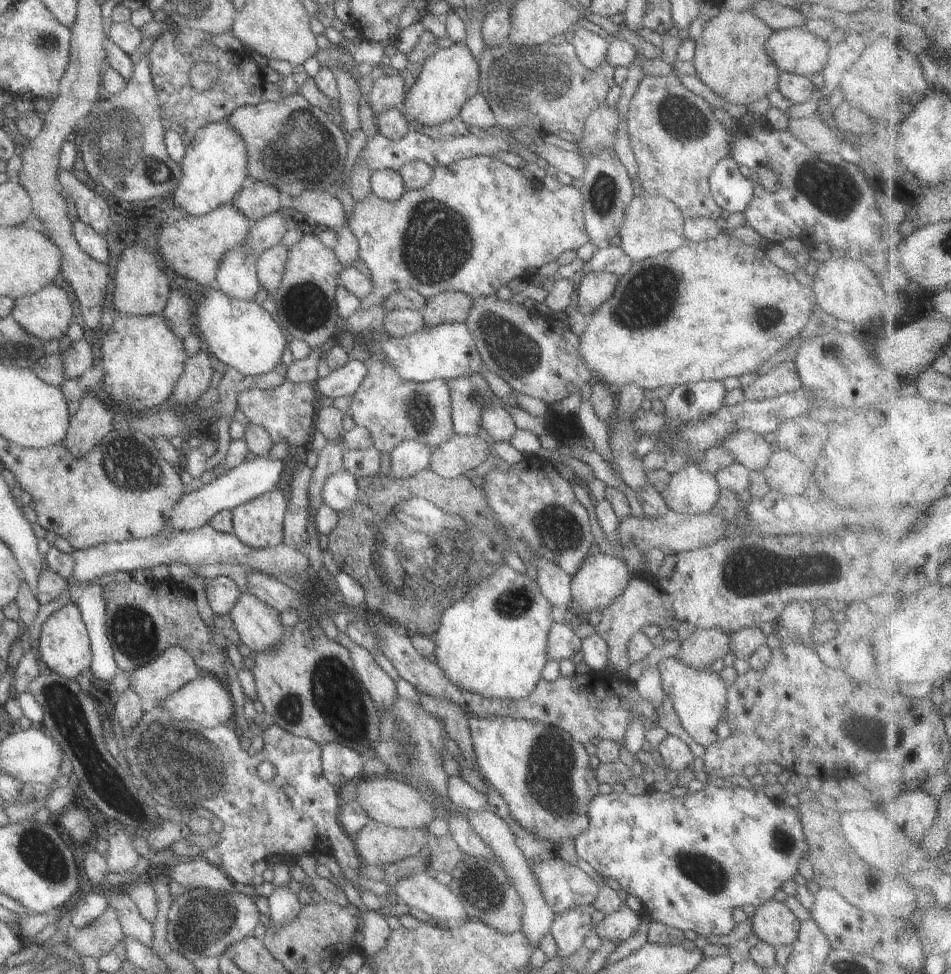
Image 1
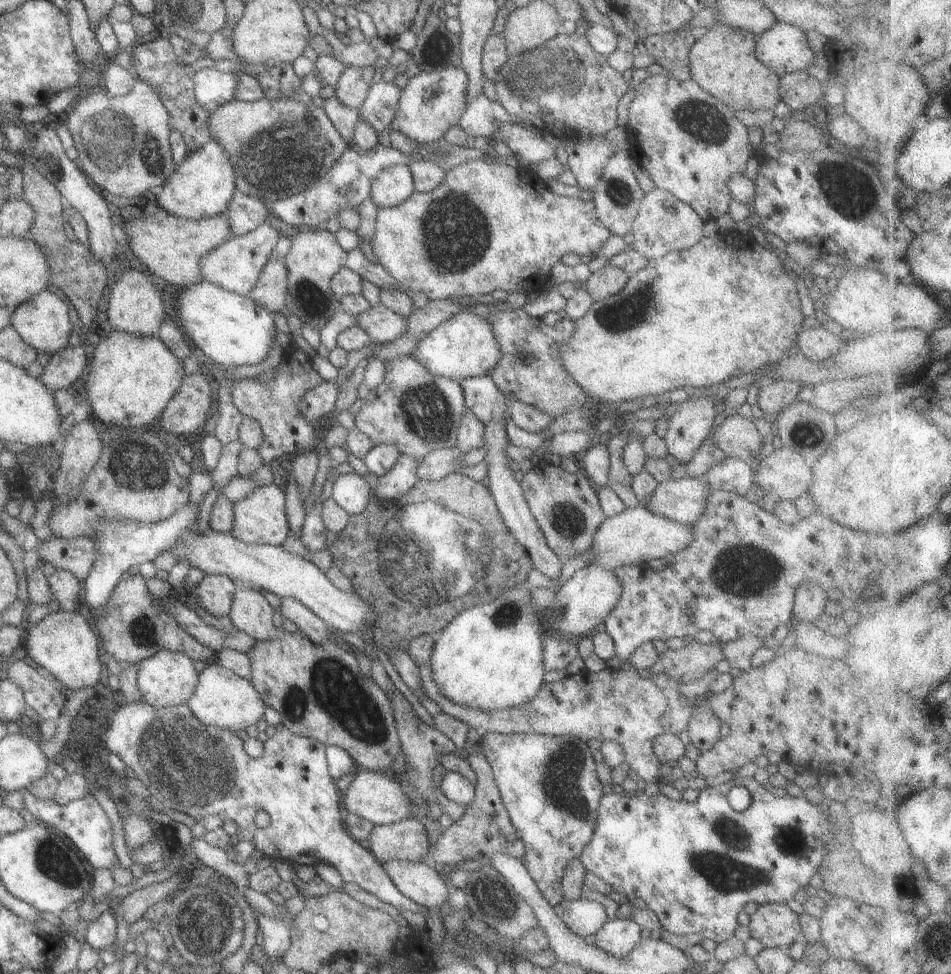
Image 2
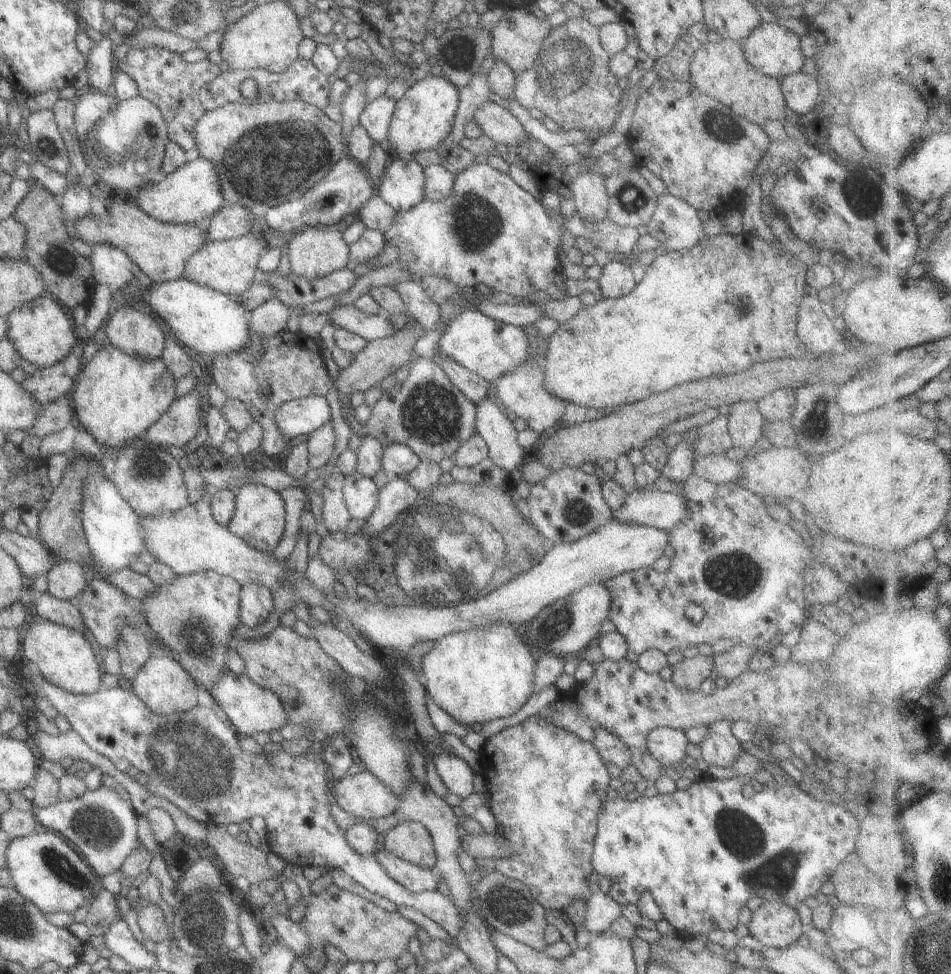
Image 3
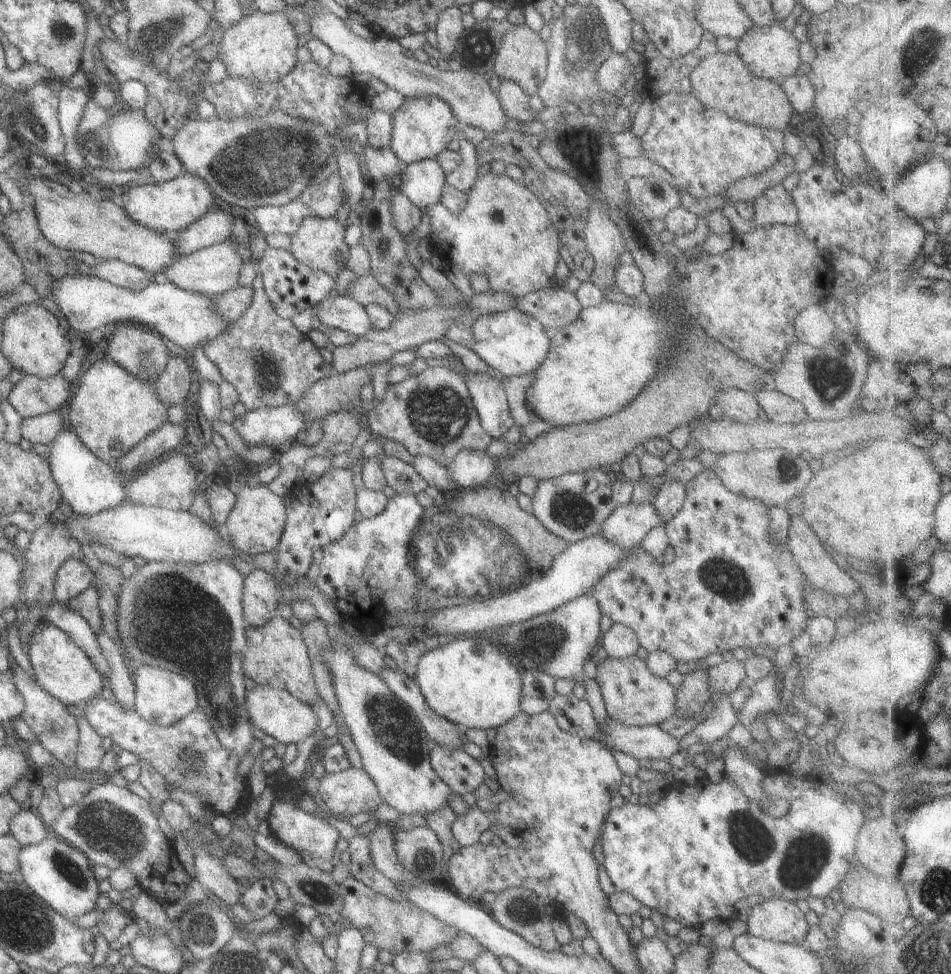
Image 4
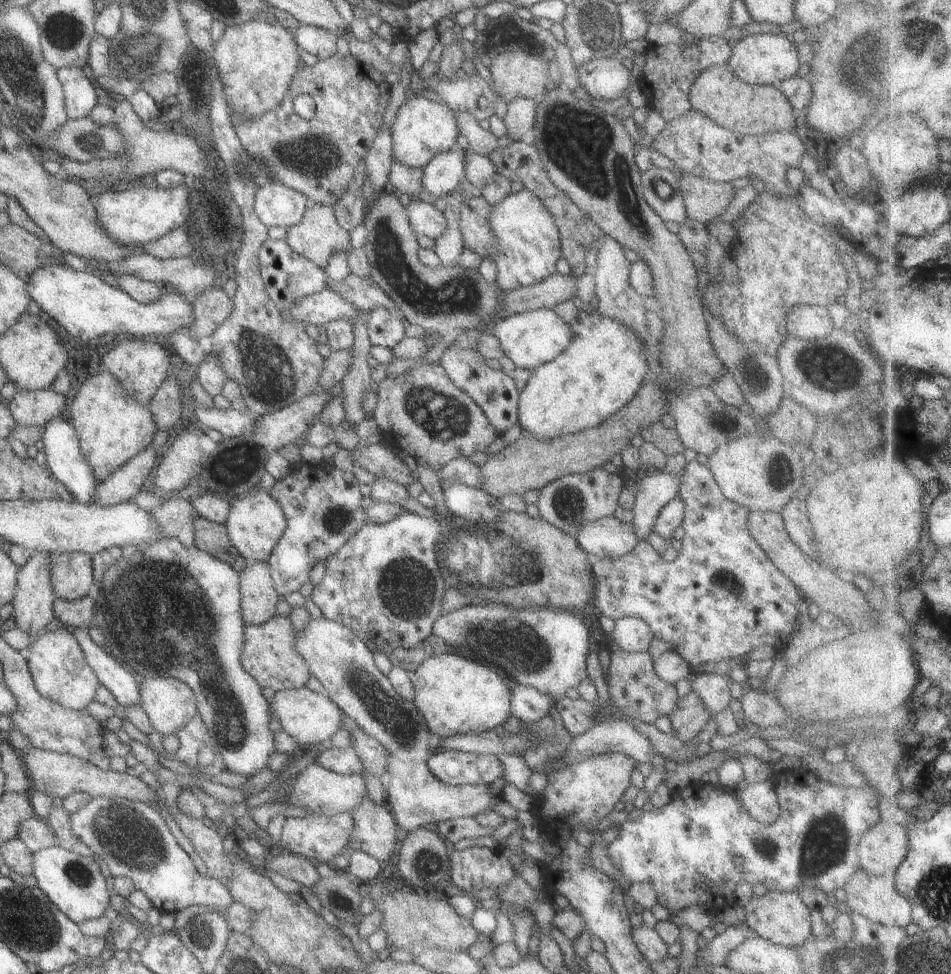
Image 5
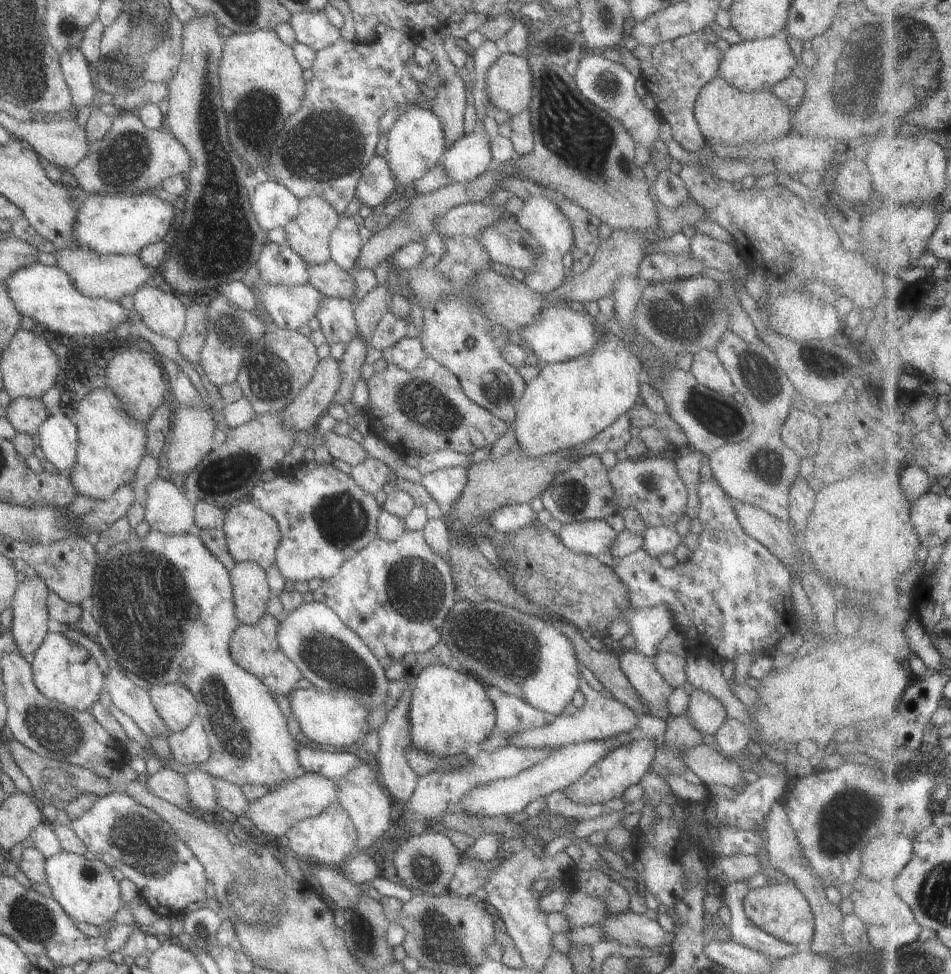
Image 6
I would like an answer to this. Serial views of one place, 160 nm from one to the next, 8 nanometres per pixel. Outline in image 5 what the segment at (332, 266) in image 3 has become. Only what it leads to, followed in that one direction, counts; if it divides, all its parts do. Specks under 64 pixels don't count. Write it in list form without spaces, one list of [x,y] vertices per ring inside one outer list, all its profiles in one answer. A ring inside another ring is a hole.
[[[310,204],[305,208],[301,220],[293,226],[286,228],[284,242],[287,247],[295,252],[295,255],[301,256],[315,264],[318,268],[324,268],[331,258],[333,252],[341,252],[350,249],[348,233],[337,224],[335,216],[329,205]]]

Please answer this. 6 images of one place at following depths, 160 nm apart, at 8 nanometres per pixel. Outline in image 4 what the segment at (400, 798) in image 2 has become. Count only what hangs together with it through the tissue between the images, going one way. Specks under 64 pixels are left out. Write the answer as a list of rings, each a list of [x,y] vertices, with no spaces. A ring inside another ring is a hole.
[[[351,767],[317,779],[315,795],[315,801],[331,815],[373,813],[382,804],[371,778],[362,769]]]

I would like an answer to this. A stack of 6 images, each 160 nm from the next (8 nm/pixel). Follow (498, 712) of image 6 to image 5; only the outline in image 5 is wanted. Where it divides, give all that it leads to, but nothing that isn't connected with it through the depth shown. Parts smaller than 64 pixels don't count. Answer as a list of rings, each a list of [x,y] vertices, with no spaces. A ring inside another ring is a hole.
[[[516,683],[511,685],[509,703],[509,715],[523,722],[535,722],[552,708],[549,696],[537,692],[535,688]]]

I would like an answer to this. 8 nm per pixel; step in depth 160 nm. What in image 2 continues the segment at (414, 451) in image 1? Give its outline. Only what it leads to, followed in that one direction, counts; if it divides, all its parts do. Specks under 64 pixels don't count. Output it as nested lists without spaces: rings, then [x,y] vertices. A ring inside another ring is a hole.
[[[400,454],[396,463],[378,477],[375,487],[372,488],[375,499],[383,502],[396,501],[417,482],[416,462],[409,455]]]

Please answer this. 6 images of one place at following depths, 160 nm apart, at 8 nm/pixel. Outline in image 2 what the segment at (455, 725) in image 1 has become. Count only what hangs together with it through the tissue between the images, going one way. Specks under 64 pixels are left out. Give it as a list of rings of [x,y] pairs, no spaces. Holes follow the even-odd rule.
[[[467,727],[468,731],[463,747],[465,746],[468,754],[465,760],[469,763],[476,776],[474,795],[465,805],[462,815],[456,821],[453,821],[452,825],[447,829],[442,829],[439,838],[434,842],[434,846],[429,845],[428,853],[421,860],[421,862],[427,863],[429,866],[453,865],[462,860],[481,861],[482,857],[490,857],[497,852],[508,857],[520,859],[524,853],[522,840],[519,840],[516,835],[505,807],[500,801],[500,794],[498,793],[491,767],[482,755],[478,741],[481,737],[481,730]]]

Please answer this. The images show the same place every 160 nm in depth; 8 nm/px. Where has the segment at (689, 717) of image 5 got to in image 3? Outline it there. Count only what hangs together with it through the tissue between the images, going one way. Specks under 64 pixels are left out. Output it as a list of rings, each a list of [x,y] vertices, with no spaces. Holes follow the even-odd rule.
[[[698,653],[694,657],[684,657],[681,661],[669,665],[670,682],[676,688],[683,688],[683,690],[698,690],[699,684],[709,677],[713,668],[712,664],[713,655],[703,656]]]

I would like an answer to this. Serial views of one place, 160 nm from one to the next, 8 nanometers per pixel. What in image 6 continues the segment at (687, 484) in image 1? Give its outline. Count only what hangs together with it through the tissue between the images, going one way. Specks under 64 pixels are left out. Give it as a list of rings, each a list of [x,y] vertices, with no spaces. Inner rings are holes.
[[[598,519],[553,525],[552,530],[565,548],[591,556],[604,554],[616,536],[605,520]]]

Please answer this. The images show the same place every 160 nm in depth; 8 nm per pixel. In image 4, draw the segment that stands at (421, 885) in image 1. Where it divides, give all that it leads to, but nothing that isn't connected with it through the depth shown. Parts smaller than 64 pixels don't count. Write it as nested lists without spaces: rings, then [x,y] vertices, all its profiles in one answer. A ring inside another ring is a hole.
[[[377,823],[377,827],[373,828],[366,835],[369,838],[369,855],[375,870],[381,872],[384,878],[394,883],[405,885],[419,884],[416,876],[405,870],[395,856],[393,850],[393,829],[385,823]]]

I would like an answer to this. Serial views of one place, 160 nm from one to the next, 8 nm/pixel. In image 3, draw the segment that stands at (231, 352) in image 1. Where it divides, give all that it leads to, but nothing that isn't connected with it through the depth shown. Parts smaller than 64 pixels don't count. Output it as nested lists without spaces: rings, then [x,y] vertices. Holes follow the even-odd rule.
[[[177,279],[167,282],[152,284],[141,300],[148,308],[163,320],[171,330],[171,334],[183,346],[188,346],[212,357],[227,356],[243,350],[249,344],[249,336],[252,335],[248,326],[248,320],[243,315],[246,310],[236,296],[225,295],[215,290],[195,284],[186,279]]]

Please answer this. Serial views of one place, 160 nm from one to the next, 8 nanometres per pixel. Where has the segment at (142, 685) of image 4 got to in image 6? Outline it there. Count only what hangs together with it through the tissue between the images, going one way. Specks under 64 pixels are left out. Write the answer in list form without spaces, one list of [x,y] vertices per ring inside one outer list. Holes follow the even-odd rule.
[[[153,684],[145,689],[155,714],[170,733],[186,728],[198,714],[195,698],[179,684]]]

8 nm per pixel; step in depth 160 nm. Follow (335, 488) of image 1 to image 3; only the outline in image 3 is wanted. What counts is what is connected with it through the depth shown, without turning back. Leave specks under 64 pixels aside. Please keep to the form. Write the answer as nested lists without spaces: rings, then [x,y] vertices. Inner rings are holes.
[[[353,470],[342,476],[341,492],[350,519],[359,523],[371,515],[377,501],[377,486],[371,478],[360,476]]]

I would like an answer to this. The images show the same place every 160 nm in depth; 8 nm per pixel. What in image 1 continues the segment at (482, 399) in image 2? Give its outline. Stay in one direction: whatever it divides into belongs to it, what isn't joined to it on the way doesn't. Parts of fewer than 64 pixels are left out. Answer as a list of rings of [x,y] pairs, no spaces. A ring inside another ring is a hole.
[[[489,401],[482,408],[480,425],[489,434],[491,443],[506,442],[516,429],[512,416],[499,401]]]

